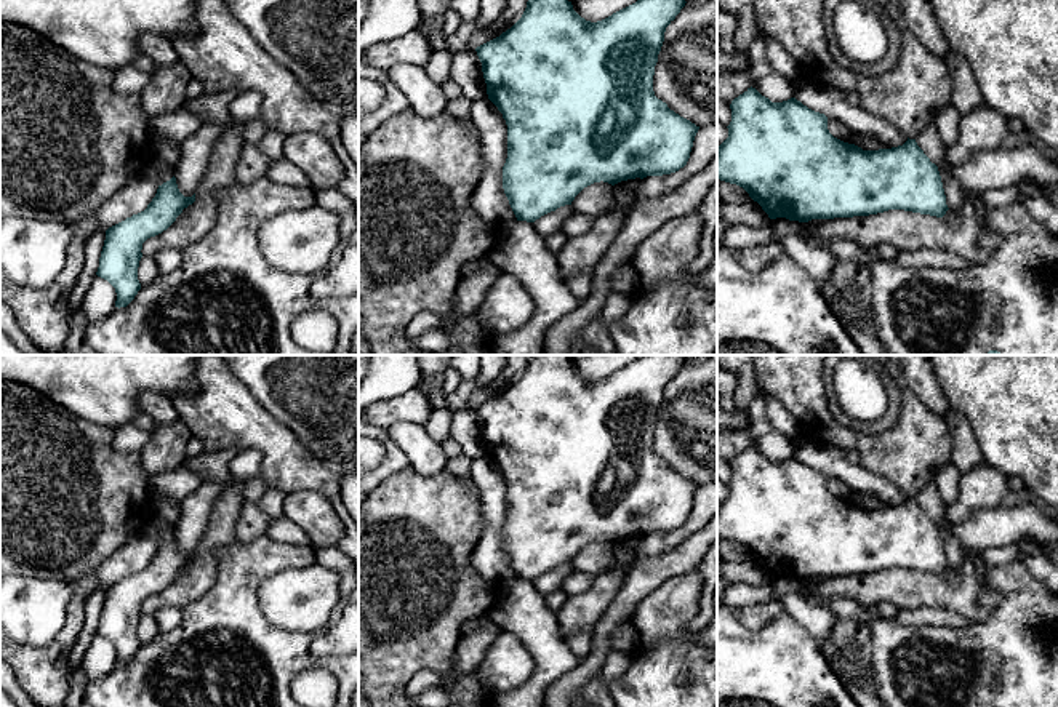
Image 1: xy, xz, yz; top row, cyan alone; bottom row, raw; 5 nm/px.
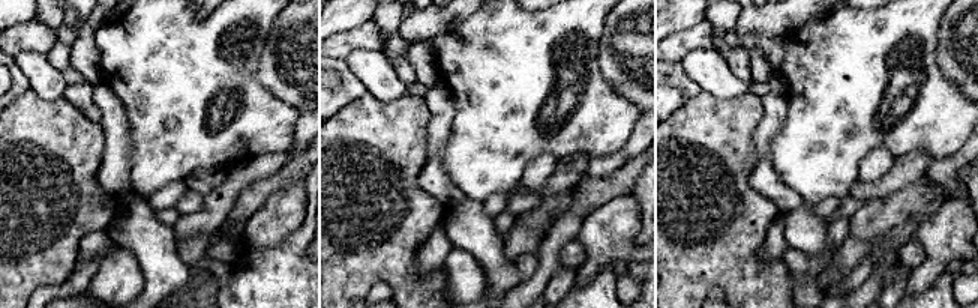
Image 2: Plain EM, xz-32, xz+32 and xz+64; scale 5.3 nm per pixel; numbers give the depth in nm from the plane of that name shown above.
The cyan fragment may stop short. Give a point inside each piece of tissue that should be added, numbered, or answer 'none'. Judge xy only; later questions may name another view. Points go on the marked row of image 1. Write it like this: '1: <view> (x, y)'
none

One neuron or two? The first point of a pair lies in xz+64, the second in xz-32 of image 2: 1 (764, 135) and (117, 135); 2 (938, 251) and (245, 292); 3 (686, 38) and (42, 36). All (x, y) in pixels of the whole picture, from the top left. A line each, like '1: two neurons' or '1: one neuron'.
1: one neuron
2: two neurons
3: one neuron

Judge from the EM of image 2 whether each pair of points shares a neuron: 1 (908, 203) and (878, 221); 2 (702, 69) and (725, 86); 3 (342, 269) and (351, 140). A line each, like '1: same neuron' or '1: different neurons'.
1: same neuron
2: same neuron
3: same neuron

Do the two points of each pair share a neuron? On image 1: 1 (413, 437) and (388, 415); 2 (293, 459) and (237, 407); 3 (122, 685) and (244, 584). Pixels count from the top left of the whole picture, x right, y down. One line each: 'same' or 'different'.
1: different
2: same
3: same

